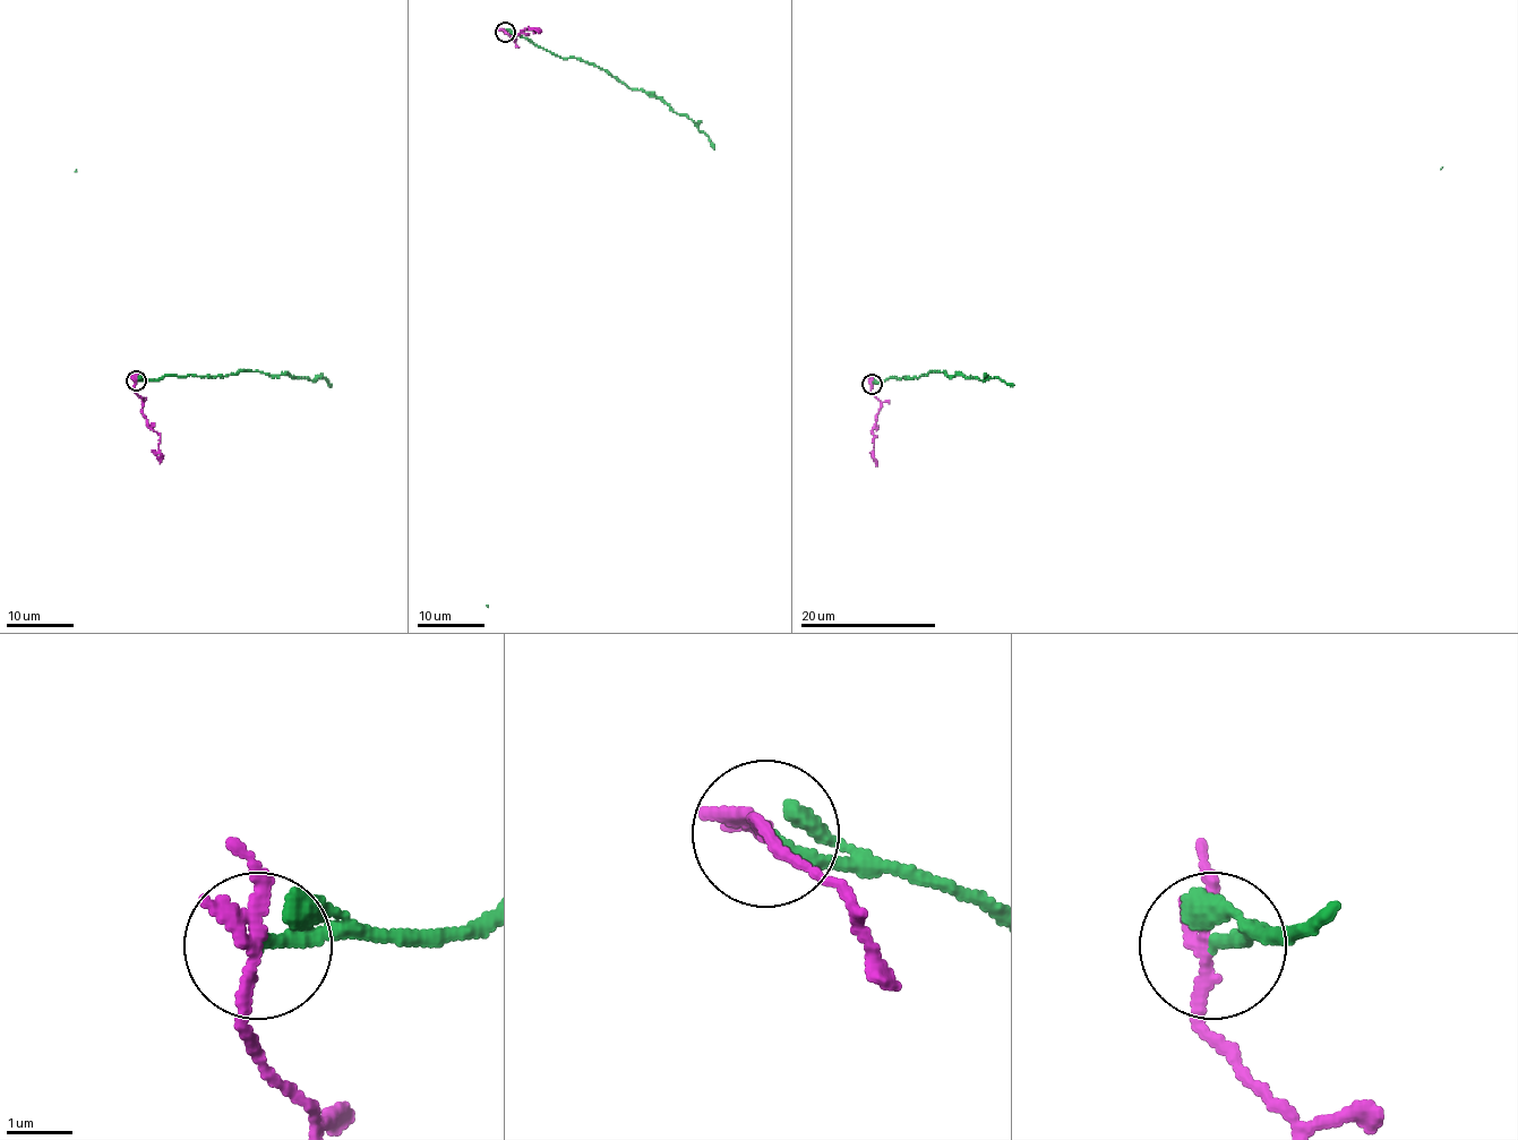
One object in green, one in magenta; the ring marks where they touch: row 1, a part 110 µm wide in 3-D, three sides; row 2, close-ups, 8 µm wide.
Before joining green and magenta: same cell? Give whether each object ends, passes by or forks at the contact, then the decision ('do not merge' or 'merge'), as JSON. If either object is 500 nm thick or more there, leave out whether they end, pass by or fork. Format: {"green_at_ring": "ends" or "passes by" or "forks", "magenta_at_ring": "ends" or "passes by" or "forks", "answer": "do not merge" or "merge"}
{"green_at_ring": "ends", "magenta_at_ring": "passes by", "answer": "do not merge"}

